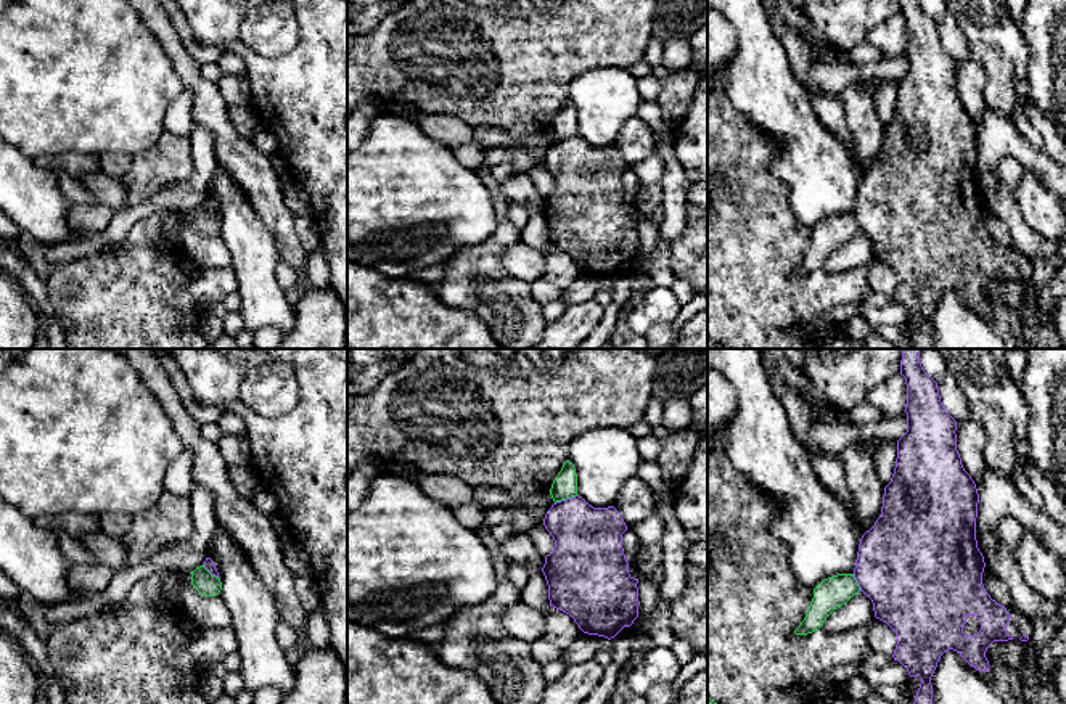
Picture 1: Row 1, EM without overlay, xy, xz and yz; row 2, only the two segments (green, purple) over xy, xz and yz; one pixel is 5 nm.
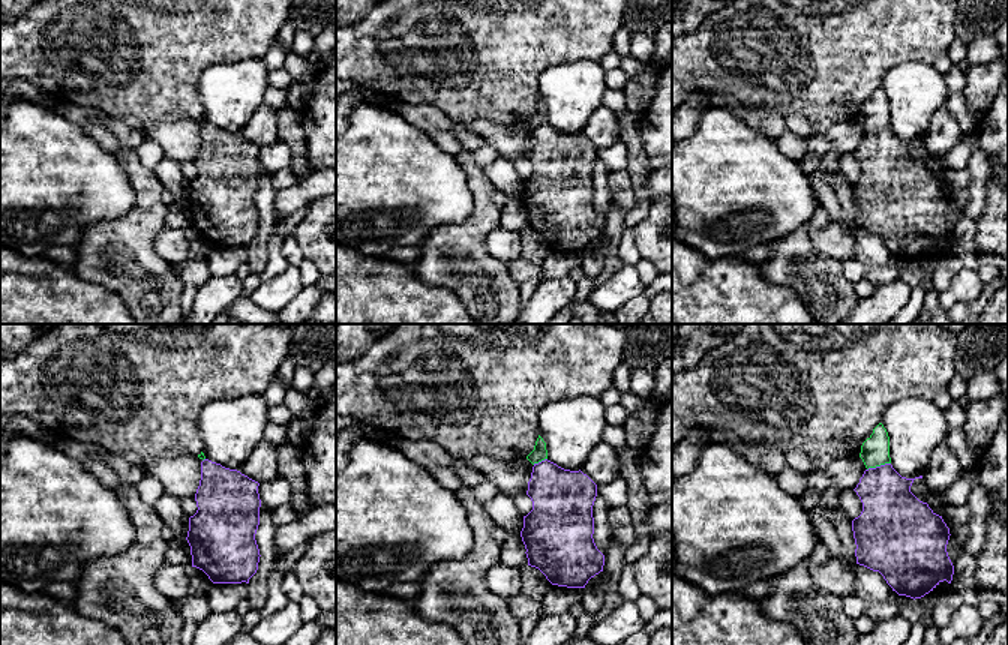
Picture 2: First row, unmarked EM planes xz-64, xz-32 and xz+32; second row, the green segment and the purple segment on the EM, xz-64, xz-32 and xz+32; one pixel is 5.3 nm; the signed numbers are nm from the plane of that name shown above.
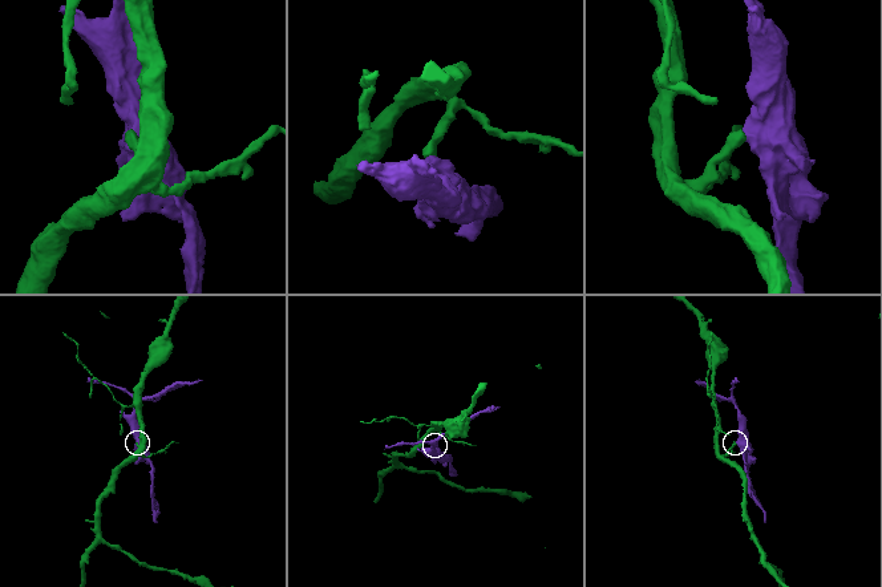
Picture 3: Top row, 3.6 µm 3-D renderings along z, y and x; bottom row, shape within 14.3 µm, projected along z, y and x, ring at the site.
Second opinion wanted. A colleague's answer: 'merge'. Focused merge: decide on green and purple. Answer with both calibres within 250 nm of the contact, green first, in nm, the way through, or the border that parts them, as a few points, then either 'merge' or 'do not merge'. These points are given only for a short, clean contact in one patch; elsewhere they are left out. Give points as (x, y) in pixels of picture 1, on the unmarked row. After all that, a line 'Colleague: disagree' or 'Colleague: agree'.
130/340 nm | along xz (576, 134), (555, 143) | do not merge
Colleague: disagree

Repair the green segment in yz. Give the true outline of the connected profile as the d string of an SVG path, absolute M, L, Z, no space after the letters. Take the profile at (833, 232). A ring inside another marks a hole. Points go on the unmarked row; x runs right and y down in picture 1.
M838 214L825 219L814 228L812 243L794 273L807 275L818 270L834 249L846 244L859 231L860 227L854 214Z

